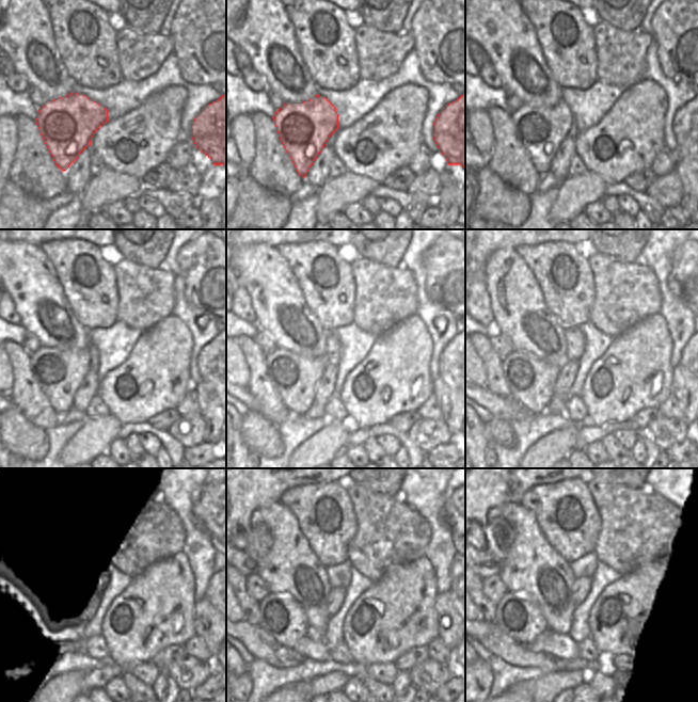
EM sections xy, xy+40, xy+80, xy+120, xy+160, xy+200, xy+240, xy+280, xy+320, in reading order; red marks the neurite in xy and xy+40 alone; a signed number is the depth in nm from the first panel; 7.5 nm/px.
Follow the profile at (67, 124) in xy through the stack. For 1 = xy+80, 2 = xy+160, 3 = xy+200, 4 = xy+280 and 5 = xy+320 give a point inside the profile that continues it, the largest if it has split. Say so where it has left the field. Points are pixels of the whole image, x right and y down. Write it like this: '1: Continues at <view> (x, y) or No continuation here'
1: Continues at xy+80 (541, 130)
2: Continues at xy+160 (295, 377)
3: Continues at xy+200 (530, 380)
4: Continues at xy+280 (282, 617)
5: Continues at xy+320 (521, 619)

